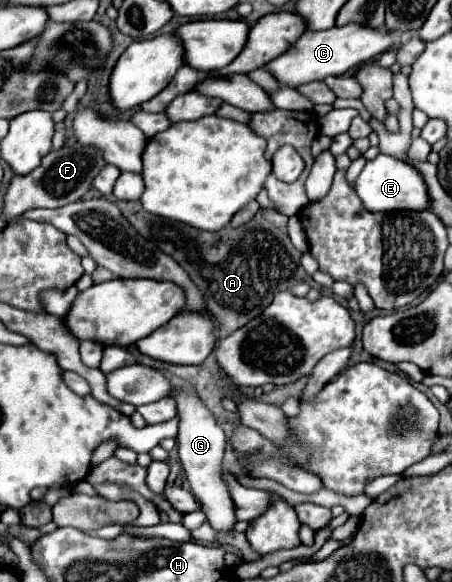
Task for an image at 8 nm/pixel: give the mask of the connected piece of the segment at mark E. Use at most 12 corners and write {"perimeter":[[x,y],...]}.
{"perimeter":[[378,154],[356,180],[370,212],[430,210],[408,162]]}

